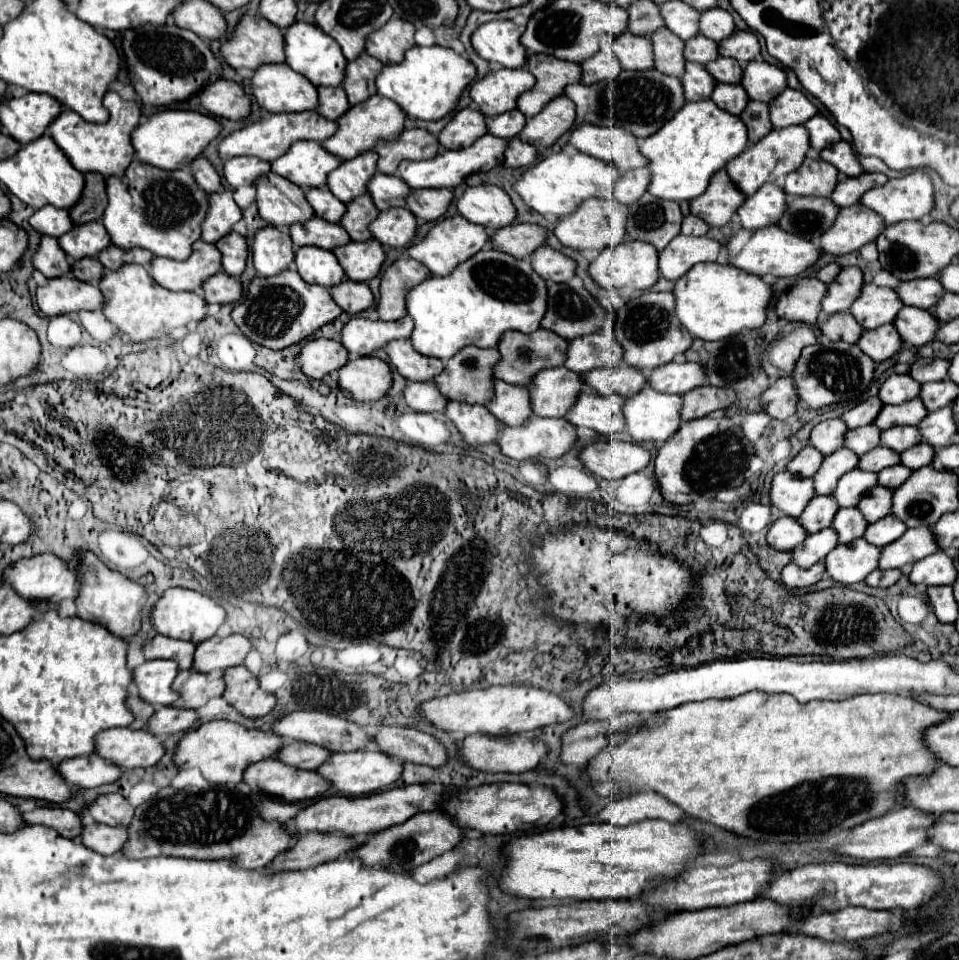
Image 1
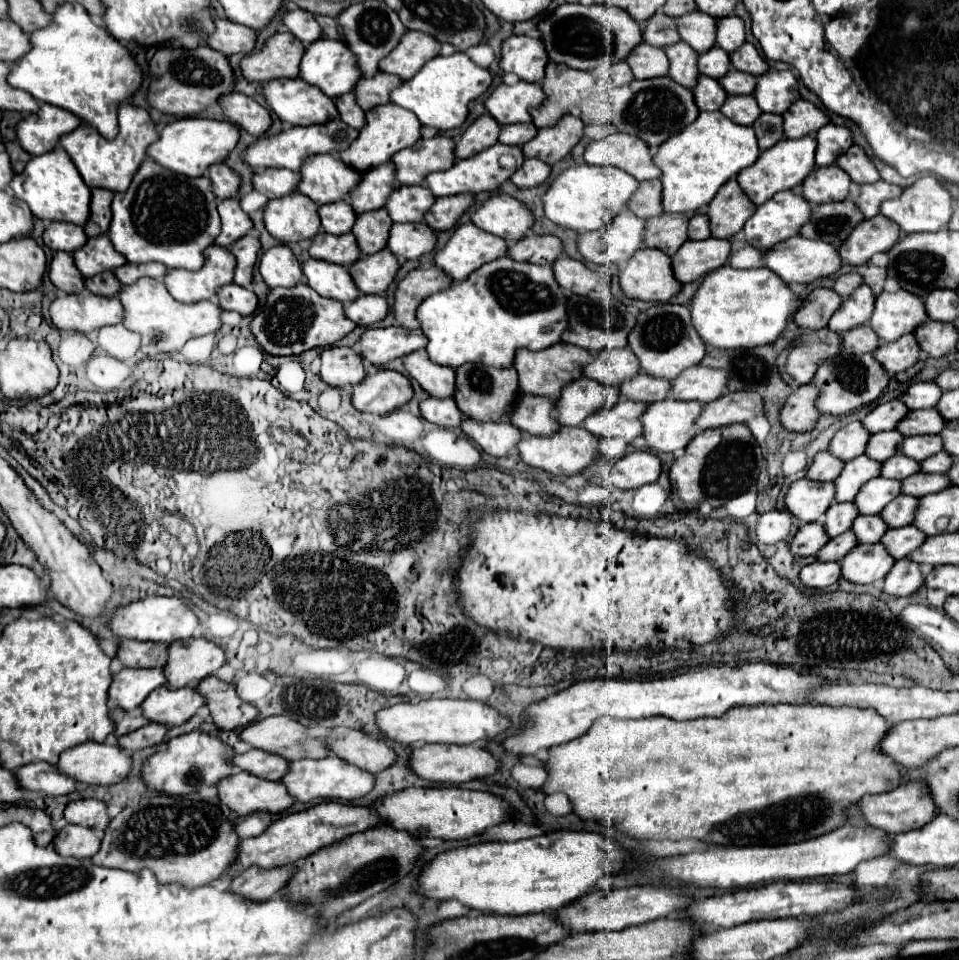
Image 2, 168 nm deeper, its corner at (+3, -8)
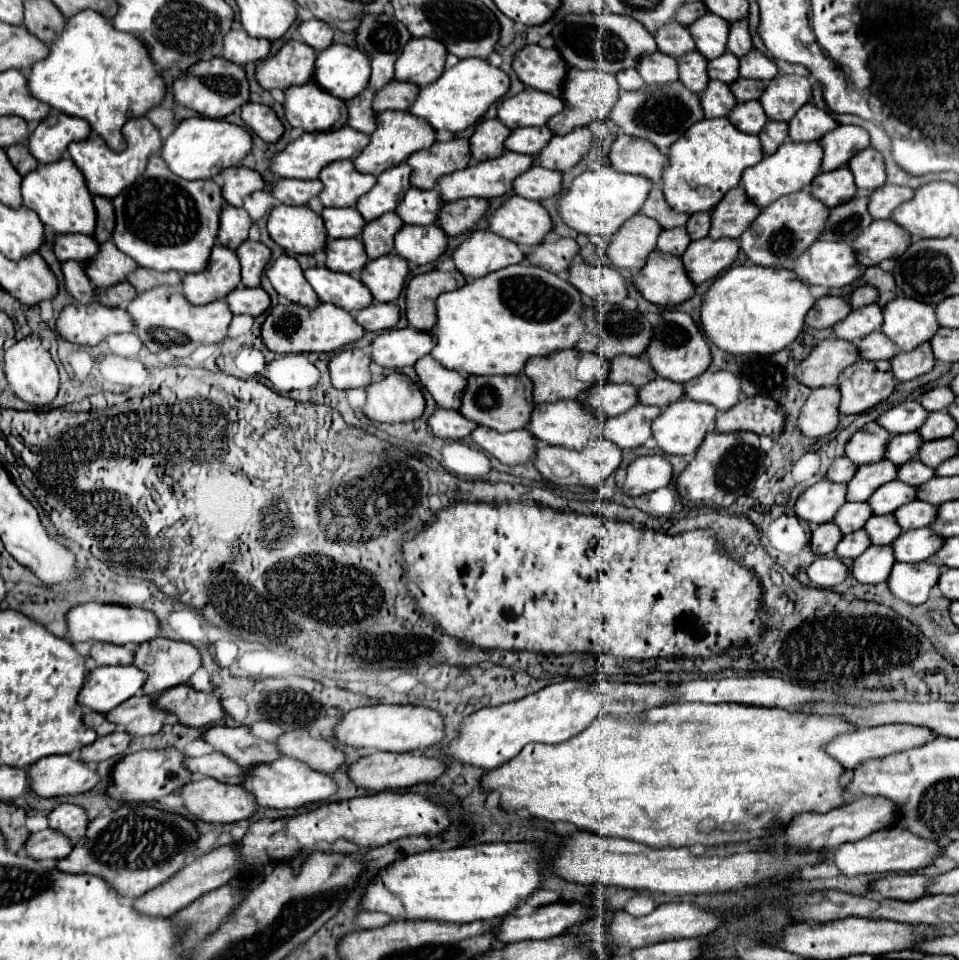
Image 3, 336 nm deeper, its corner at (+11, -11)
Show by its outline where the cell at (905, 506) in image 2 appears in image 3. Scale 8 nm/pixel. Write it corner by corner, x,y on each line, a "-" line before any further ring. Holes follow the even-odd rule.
910,501
906,505
902,505
902,509
894,511
894,517
898,521
898,525
902,527
902,531
908,529
918,529
918,527
928,527
932,523
932,519
936,517
936,507
924,501

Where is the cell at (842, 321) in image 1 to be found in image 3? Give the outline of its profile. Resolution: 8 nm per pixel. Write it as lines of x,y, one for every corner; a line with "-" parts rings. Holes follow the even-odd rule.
874,331
862,337
860,341
854,341
854,345
858,347
862,359
872,359
872,361
892,359
898,353
898,347
880,331

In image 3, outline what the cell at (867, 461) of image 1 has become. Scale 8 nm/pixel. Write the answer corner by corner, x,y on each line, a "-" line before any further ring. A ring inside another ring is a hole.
906,461
904,465
898,465
898,481
904,481
908,485
922,485
924,481
934,477
934,469
926,467
920,461

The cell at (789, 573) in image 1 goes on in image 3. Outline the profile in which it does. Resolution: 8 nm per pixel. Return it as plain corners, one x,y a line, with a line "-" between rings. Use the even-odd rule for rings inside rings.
818,557
810,567
808,567
808,577
812,585
820,589
830,589
846,579
848,567
838,559
838,557

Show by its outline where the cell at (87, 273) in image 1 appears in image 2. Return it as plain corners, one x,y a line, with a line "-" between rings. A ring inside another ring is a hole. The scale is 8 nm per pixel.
102,272
92,278
86,278
86,288
98,296
116,296
122,290
122,284
112,272

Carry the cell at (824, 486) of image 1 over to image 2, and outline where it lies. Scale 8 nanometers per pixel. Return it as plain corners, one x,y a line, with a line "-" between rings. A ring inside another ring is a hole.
868,456
848,460
846,470
842,470
842,474
834,480
834,484
838,486
836,502
852,502
856,498
858,490
868,480
880,476
880,472
882,472
882,462
872,460

